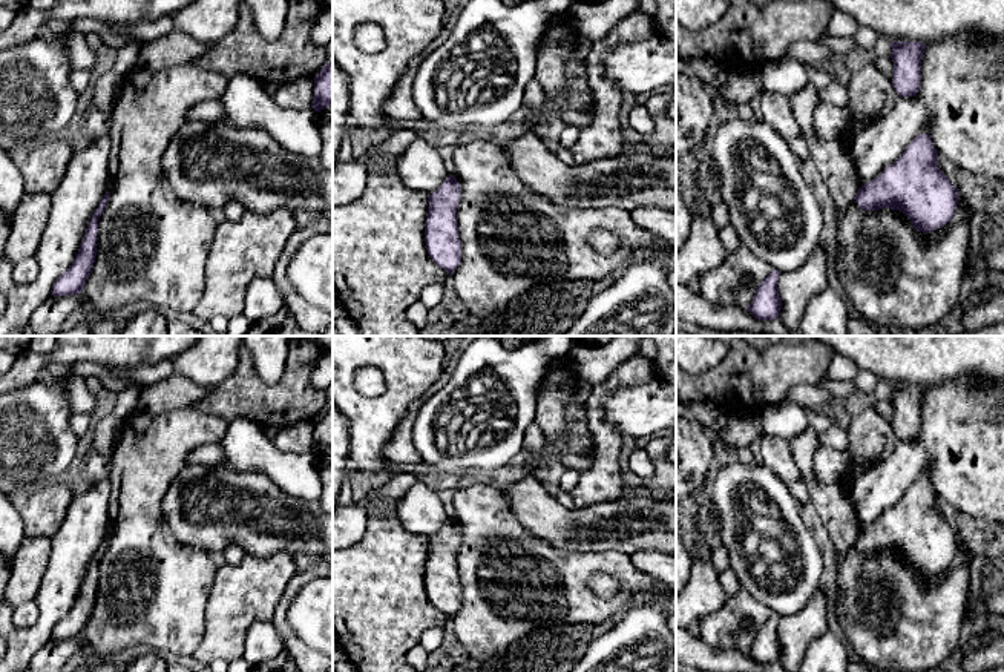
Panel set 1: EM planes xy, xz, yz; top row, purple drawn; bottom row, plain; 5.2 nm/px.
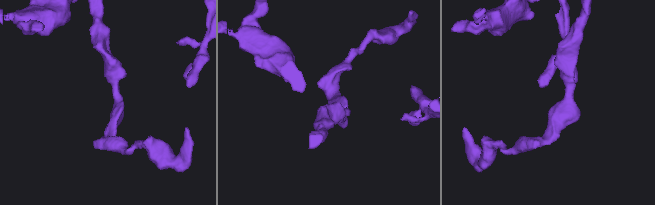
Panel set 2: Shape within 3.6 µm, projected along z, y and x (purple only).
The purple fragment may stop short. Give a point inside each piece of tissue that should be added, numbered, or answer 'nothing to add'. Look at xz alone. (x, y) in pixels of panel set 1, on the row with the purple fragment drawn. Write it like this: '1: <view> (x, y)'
1: xz (445, 152)

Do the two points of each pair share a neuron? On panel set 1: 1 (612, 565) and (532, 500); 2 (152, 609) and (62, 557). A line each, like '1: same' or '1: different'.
1: different
2: different

